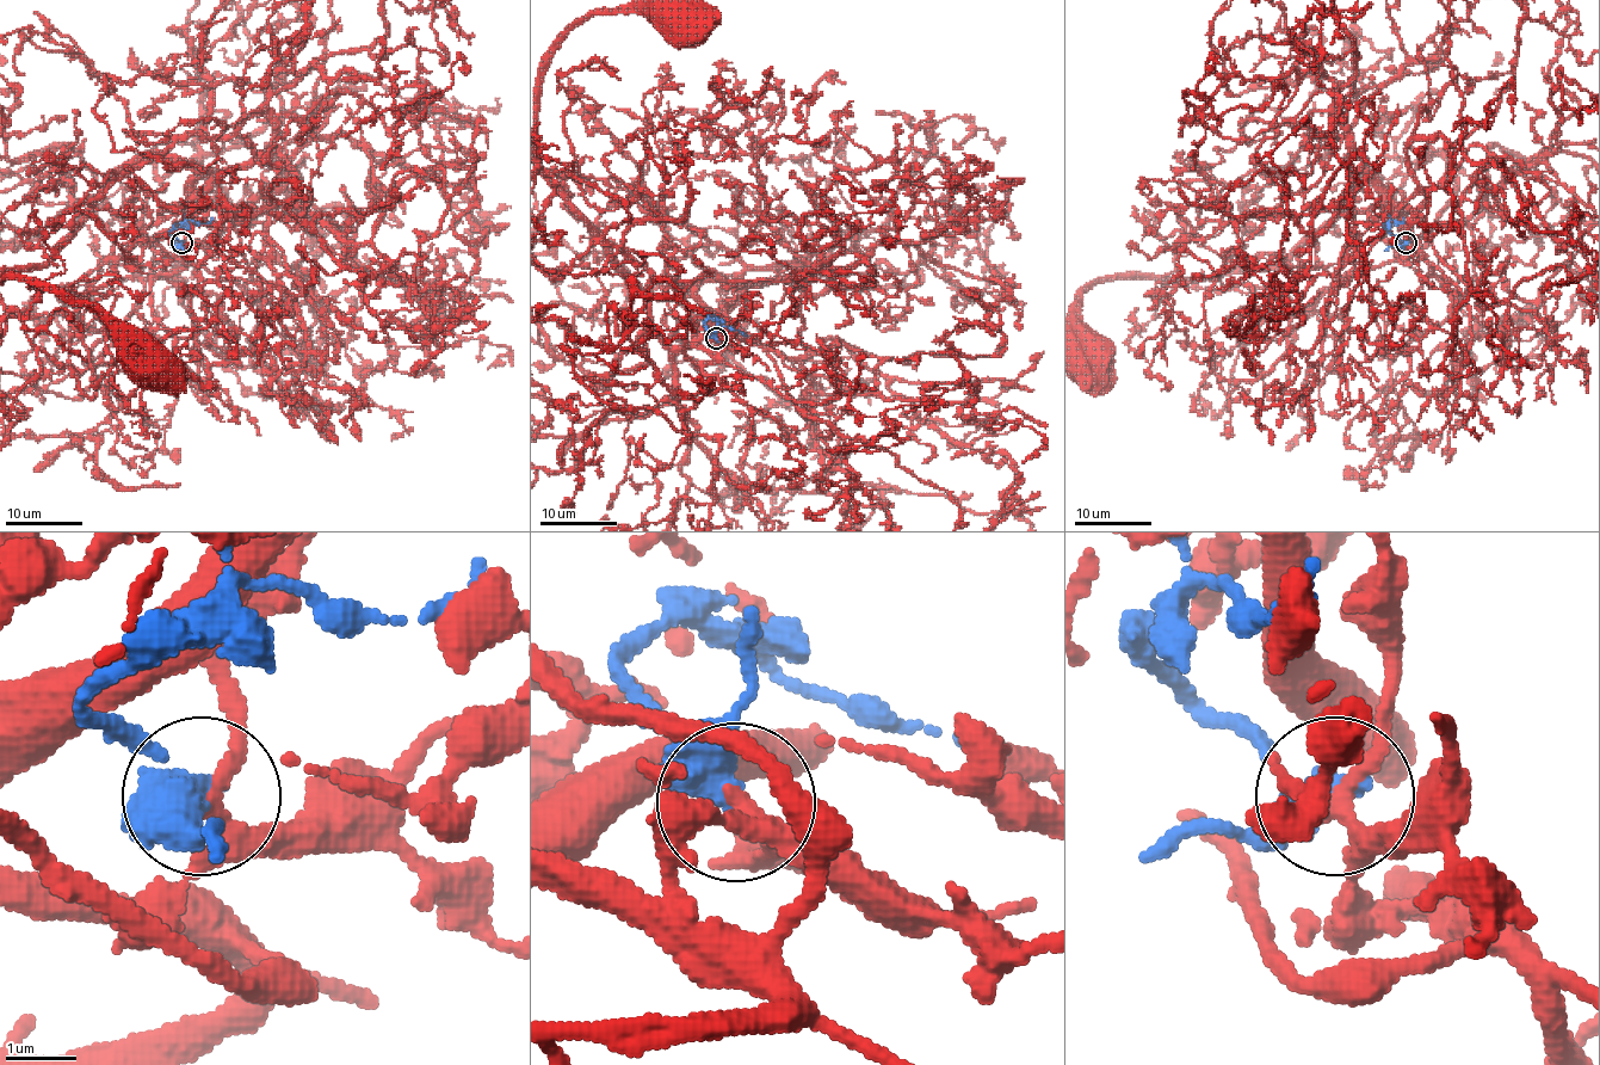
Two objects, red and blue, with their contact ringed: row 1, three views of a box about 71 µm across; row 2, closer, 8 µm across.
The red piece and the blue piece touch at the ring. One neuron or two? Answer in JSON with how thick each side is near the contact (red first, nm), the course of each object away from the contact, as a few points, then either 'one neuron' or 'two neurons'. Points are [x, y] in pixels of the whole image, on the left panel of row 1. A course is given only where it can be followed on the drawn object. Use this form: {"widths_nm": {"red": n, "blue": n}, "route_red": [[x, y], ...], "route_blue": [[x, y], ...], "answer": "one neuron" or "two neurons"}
{"widths_nm": {"red": 200, "blue": 440}, "route_red": [[181, 242], [205, 173], [171, 158], [131, 160], [43, 264], [2, 277], [90, 305], [146, 356]], "route_blue": [[181, 242], [168, 233], [174, 227], [186, 220], [205, 223], [212, 217]], "answer": "two neurons"}

